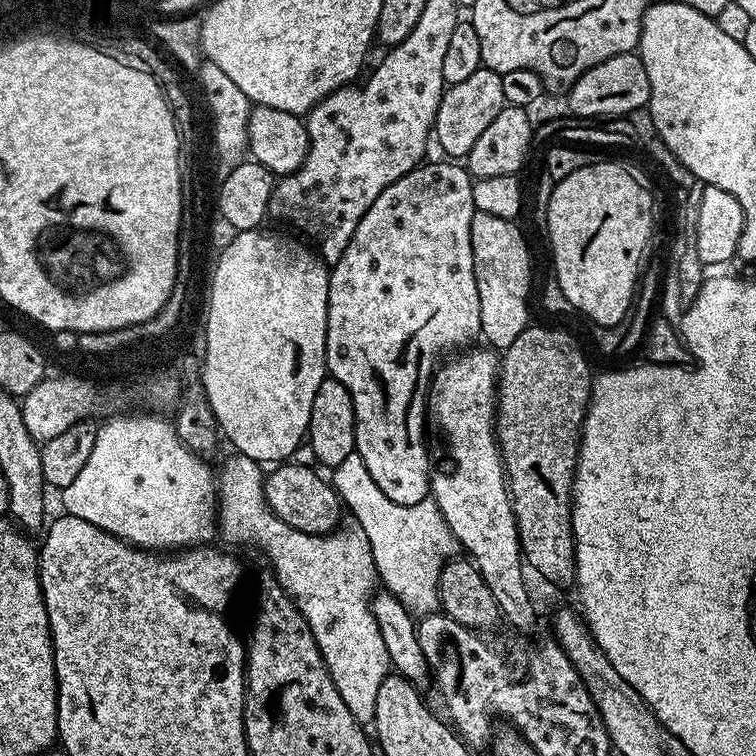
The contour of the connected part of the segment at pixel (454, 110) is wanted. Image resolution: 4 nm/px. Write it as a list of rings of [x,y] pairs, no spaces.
[[[481,66],[457,84],[449,84],[444,89],[444,97],[438,106],[438,114],[434,125],[434,140],[440,143],[440,148],[448,158],[464,158],[478,142],[478,137],[494,118],[504,109],[504,95],[502,94],[501,73]]]

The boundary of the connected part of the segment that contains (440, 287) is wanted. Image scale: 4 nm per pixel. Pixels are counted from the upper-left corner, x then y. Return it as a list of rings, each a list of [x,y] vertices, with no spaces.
[[[444,162],[448,164],[428,164],[421,163],[419,168],[408,172],[402,178],[398,178],[390,186],[386,186],[386,190],[382,190],[382,194],[378,194],[378,198],[374,198],[374,202],[370,206],[370,210],[366,210],[364,217],[358,222],[358,230],[354,230],[354,234],[350,238],[350,242],[346,246],[346,250],[342,254],[342,258],[337,264],[331,265],[330,275],[328,278],[328,321],[326,322],[326,358],[324,363],[327,371],[330,373],[331,379],[342,382],[342,386],[346,386],[346,390],[350,394],[350,398],[354,402],[354,418],[356,419],[356,453],[362,458],[362,462],[366,462],[366,470],[370,474],[370,478],[374,478],[374,482],[378,482],[378,490],[382,490],[382,494],[386,494],[388,504],[398,508],[415,508],[418,502],[429,499],[430,496],[430,448],[426,443],[426,432],[424,436],[424,428],[426,429],[426,397],[430,387],[430,381],[434,375],[434,369],[437,367],[438,359],[436,355],[444,352],[447,348],[456,348],[452,350],[460,350],[465,346],[473,343],[472,339],[480,336],[480,303],[478,302],[478,286],[476,285],[476,275],[474,274],[474,258],[472,257],[472,243],[470,242],[470,222],[476,211],[474,206],[474,194],[472,193],[473,177],[470,175],[467,167],[460,162]]]

